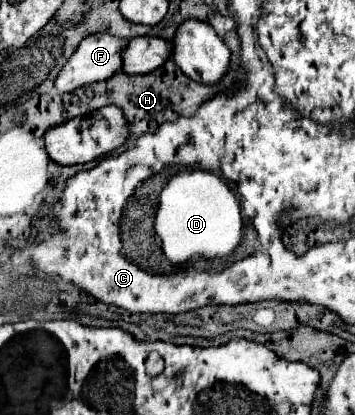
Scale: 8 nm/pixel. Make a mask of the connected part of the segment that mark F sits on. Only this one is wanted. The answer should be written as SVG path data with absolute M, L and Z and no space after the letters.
M108 33L88 35L70 61L62 67L56 89L70 93L78 87L106 81L122 69L122 53L128 47L128 39L112 37Z

